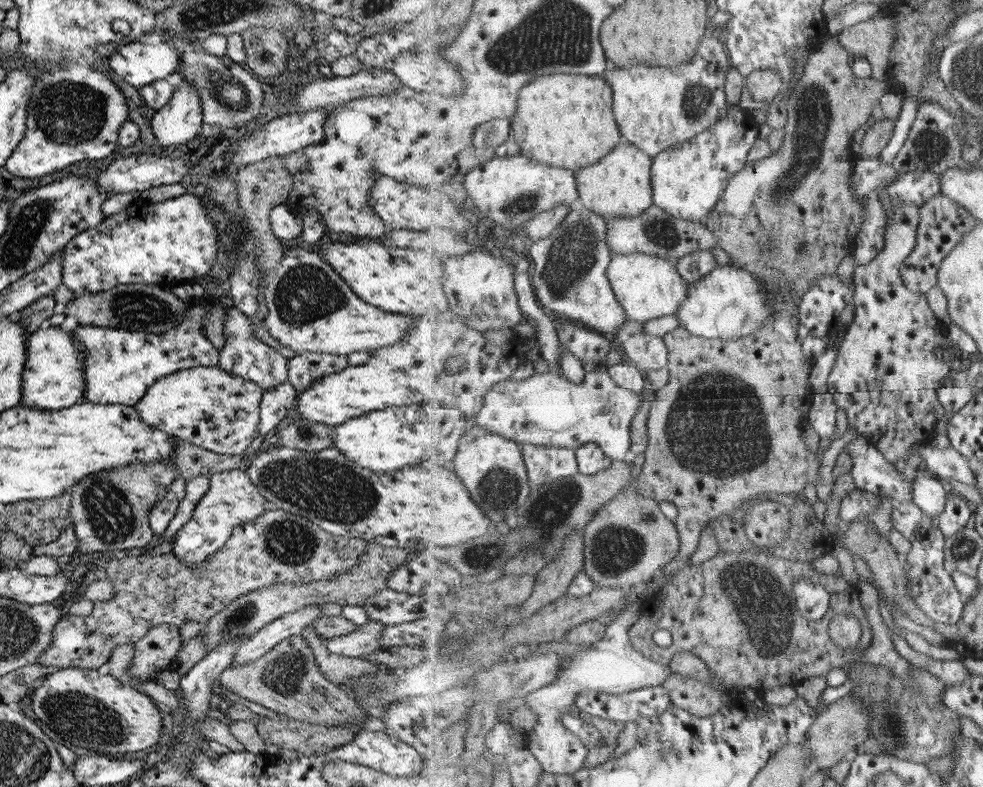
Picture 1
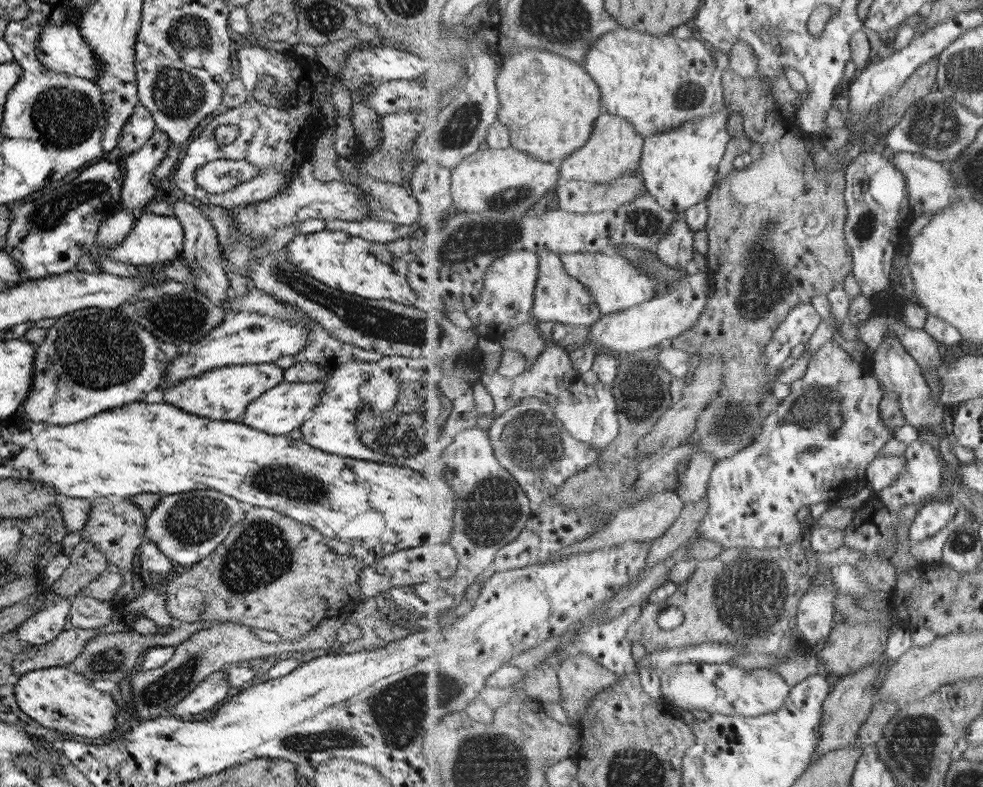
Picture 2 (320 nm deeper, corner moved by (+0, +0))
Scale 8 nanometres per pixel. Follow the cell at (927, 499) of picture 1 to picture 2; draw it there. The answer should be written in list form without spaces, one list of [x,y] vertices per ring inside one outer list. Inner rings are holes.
[[[934,499],[927,502],[912,522],[909,540],[923,542],[934,537],[957,516],[958,507],[959,504],[954,500],[940,502]]]

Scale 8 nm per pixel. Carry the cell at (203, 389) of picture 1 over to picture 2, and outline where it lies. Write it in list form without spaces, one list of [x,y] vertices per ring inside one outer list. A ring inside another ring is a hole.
[[[275,363],[235,364],[213,368],[161,388],[162,402],[203,418],[238,422],[243,409],[252,400],[276,384],[284,382],[283,371]]]

